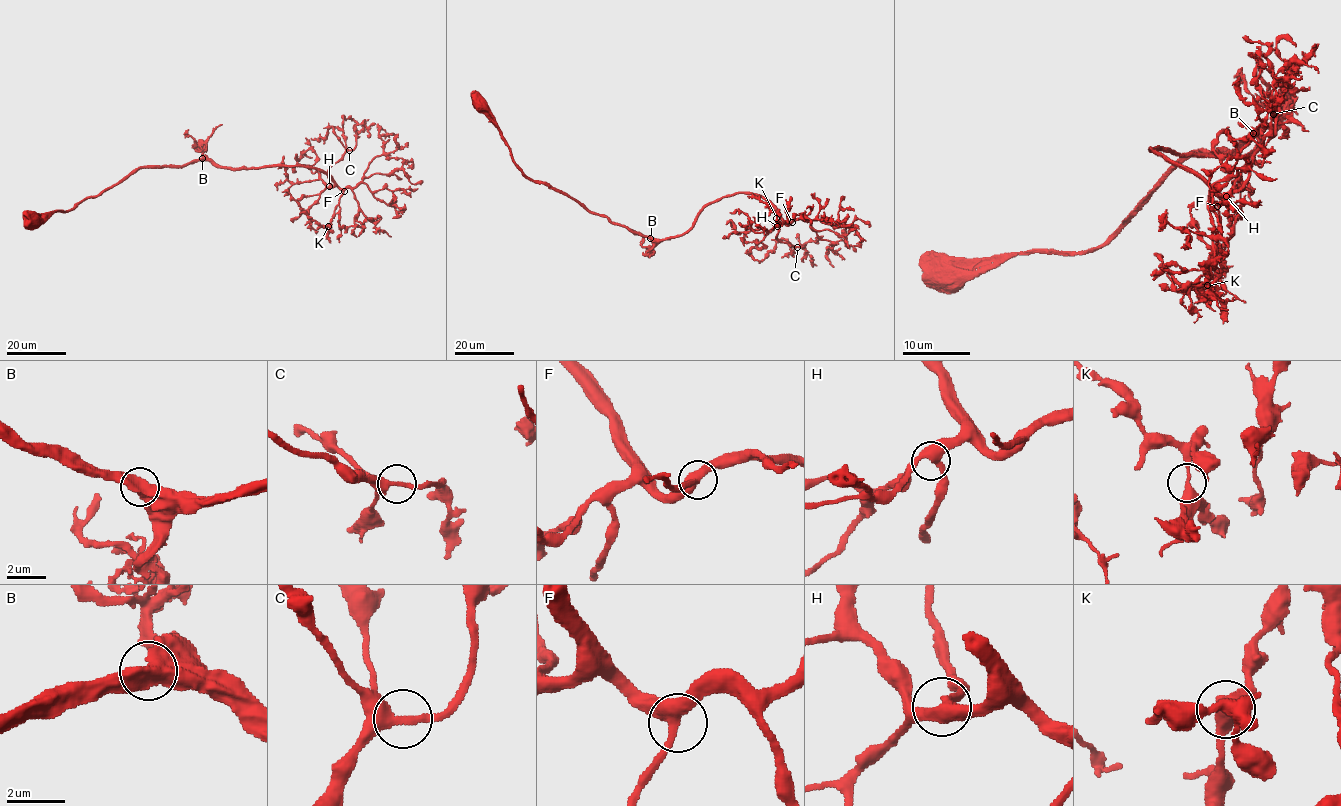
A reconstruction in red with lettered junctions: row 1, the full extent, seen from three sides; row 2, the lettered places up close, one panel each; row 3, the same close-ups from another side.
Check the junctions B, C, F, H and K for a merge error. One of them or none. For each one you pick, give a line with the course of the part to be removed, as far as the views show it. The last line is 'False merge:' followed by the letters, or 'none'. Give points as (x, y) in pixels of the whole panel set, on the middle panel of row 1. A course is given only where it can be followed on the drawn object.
False merge: none

